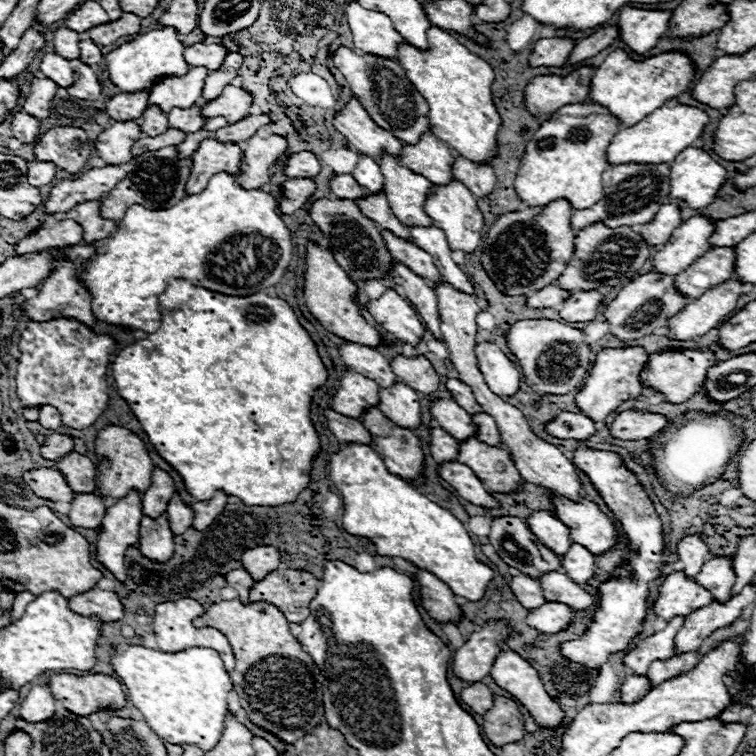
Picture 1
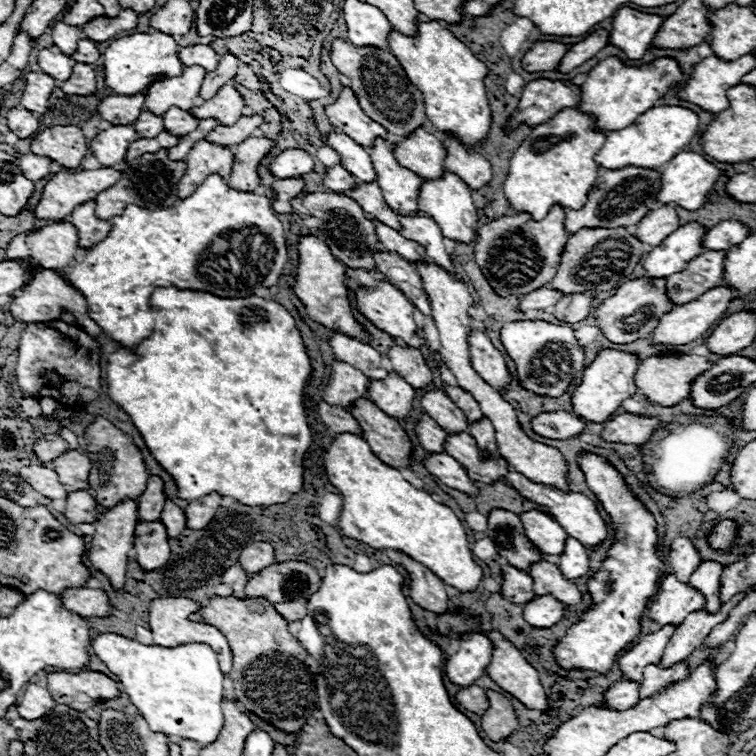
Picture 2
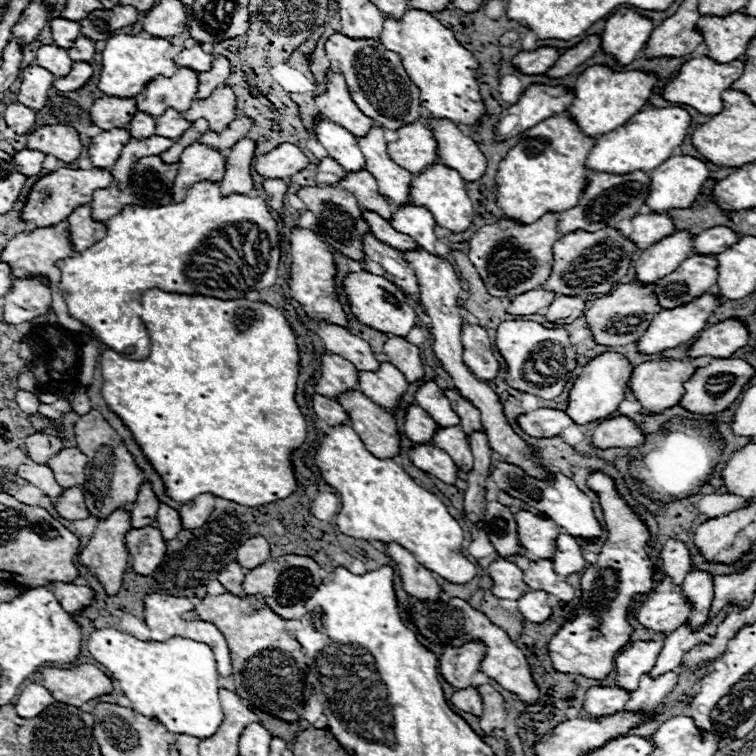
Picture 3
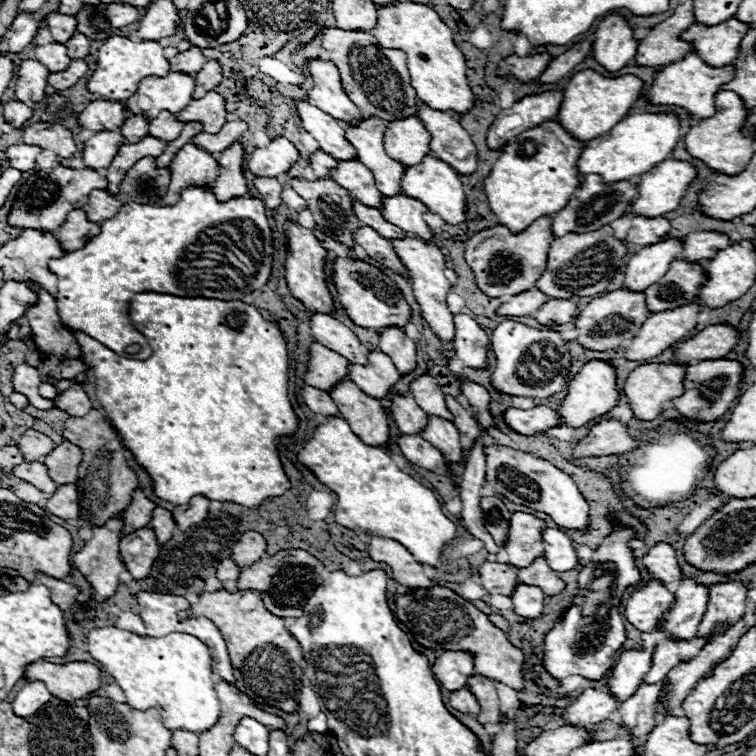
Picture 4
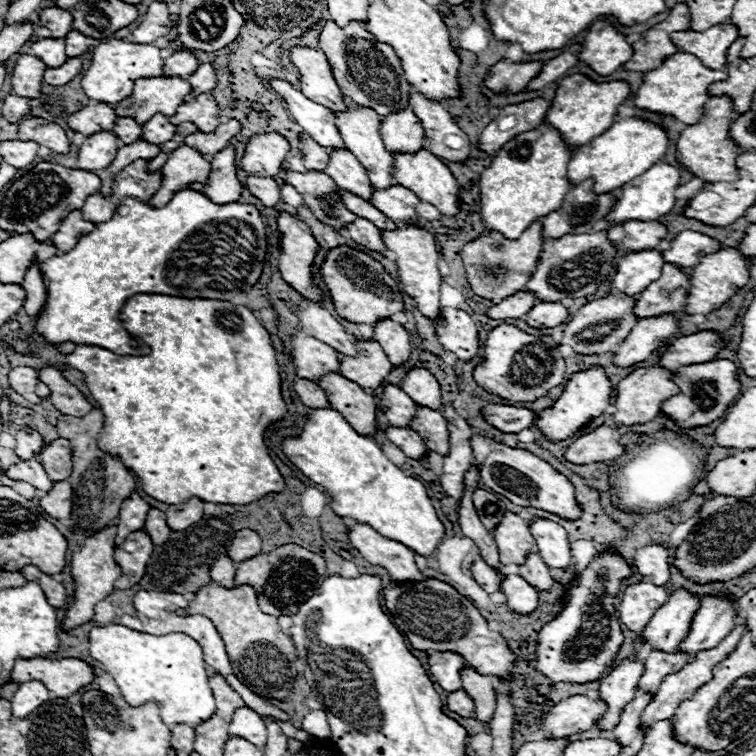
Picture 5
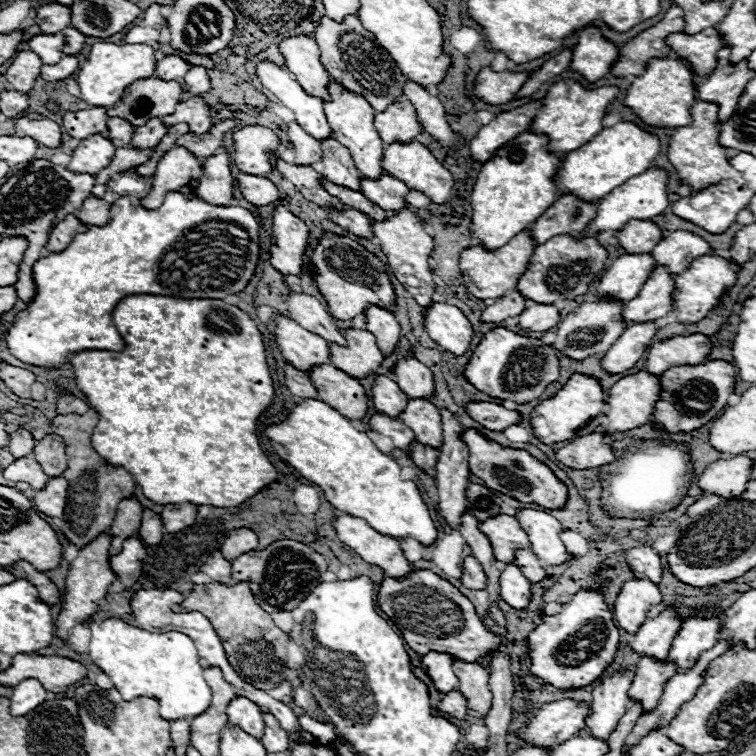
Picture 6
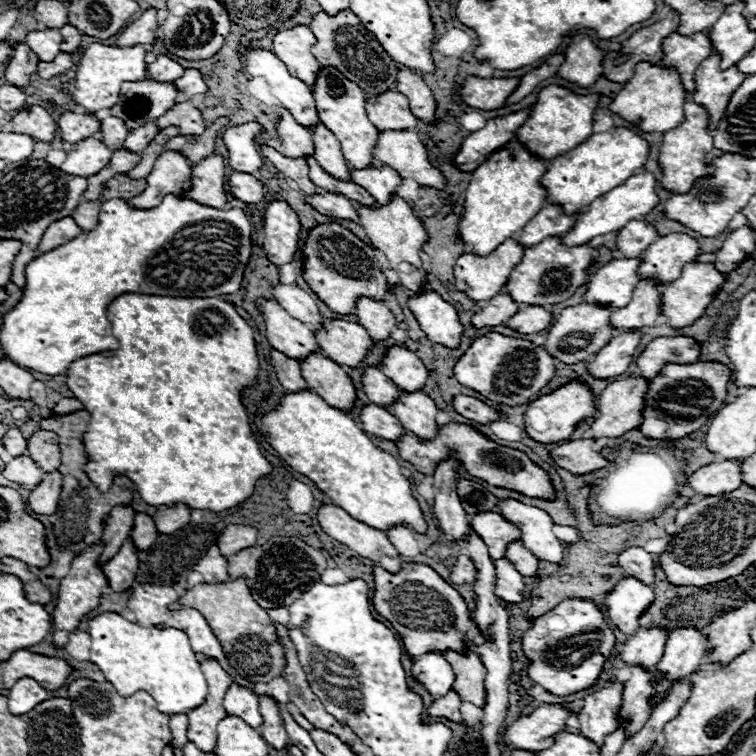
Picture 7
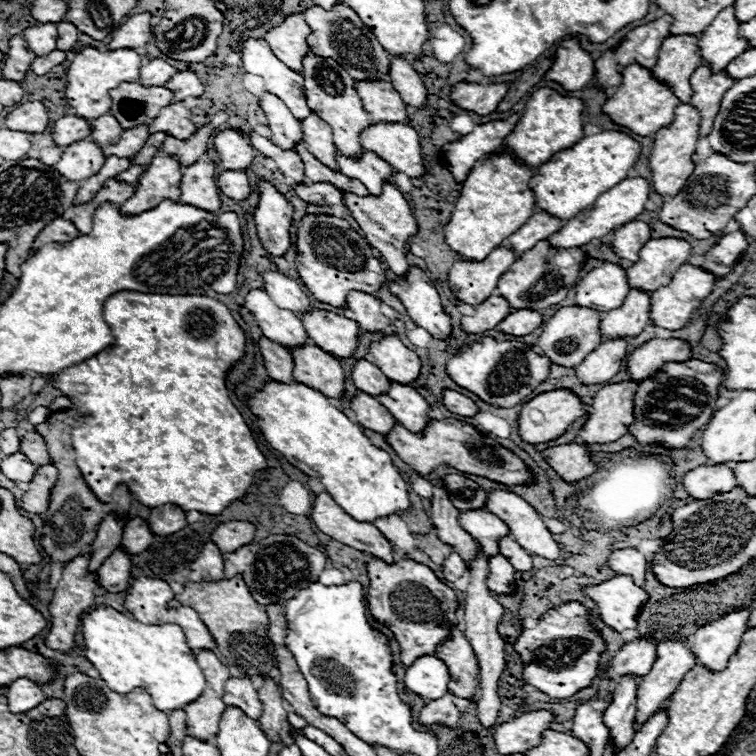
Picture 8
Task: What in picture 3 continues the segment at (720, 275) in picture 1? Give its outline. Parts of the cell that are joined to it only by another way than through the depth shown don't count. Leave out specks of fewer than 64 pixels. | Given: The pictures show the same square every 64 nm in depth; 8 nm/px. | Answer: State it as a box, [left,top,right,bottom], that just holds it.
[654,256,716,310]

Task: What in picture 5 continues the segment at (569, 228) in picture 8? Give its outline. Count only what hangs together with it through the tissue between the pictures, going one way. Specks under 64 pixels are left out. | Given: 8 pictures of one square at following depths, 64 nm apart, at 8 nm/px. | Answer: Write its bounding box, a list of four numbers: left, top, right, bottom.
[604,162,682,222]

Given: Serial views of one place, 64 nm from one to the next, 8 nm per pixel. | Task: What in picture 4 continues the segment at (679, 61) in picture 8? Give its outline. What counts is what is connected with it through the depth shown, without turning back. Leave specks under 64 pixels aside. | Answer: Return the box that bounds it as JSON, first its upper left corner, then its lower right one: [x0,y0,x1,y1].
[682,18,750,68]

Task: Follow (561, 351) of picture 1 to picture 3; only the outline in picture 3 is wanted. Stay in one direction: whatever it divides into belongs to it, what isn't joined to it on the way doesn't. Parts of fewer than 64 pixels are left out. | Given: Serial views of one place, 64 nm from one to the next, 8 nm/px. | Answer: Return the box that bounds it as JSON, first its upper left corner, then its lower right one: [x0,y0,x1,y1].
[494,320,576,400]

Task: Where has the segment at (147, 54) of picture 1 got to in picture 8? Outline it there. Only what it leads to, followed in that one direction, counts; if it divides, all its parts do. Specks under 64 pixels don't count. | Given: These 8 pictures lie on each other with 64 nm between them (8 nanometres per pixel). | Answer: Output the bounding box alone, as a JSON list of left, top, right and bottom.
[66,48,140,120]

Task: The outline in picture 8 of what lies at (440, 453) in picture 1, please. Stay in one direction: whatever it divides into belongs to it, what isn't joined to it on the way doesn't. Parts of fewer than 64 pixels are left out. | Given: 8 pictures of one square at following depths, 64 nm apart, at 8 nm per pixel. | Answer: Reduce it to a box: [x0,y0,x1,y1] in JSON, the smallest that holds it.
[352,360,390,396]

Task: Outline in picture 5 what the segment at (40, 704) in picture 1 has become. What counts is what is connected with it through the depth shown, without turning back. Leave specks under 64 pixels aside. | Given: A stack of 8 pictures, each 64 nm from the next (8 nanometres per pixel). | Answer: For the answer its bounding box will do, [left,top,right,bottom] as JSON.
[12,680,52,718]

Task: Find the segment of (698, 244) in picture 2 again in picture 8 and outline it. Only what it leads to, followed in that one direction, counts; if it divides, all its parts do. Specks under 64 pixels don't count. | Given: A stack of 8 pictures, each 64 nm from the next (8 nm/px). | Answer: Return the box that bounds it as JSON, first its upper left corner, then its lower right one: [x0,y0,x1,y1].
[576,262,628,312]

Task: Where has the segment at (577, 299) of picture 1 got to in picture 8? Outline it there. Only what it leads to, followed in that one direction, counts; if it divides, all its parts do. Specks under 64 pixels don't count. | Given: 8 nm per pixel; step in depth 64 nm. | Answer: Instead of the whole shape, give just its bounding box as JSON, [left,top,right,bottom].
[498,310,542,336]

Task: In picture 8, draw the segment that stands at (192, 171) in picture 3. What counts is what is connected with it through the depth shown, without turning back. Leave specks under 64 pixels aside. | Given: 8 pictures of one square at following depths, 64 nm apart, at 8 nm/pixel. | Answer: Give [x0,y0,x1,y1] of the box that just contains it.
[120,154,182,214]

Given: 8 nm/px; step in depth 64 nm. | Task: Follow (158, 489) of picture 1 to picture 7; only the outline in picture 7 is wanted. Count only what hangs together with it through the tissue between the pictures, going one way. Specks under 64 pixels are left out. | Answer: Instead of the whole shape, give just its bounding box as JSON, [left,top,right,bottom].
[98,506,134,564]

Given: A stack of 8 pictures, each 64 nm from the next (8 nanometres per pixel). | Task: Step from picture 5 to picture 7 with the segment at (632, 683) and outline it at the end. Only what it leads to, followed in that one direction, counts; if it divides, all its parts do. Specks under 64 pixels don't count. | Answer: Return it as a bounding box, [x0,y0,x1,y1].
[578,684,624,746]

